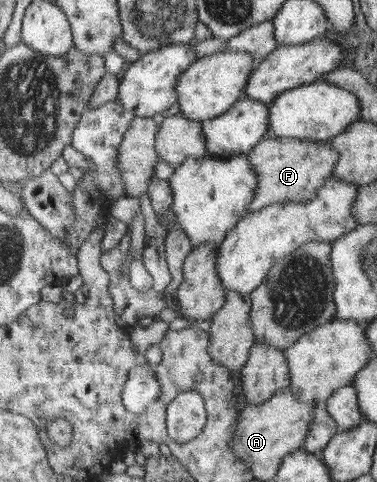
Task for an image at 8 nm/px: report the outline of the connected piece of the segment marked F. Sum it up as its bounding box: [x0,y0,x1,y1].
[248,135,340,212]

